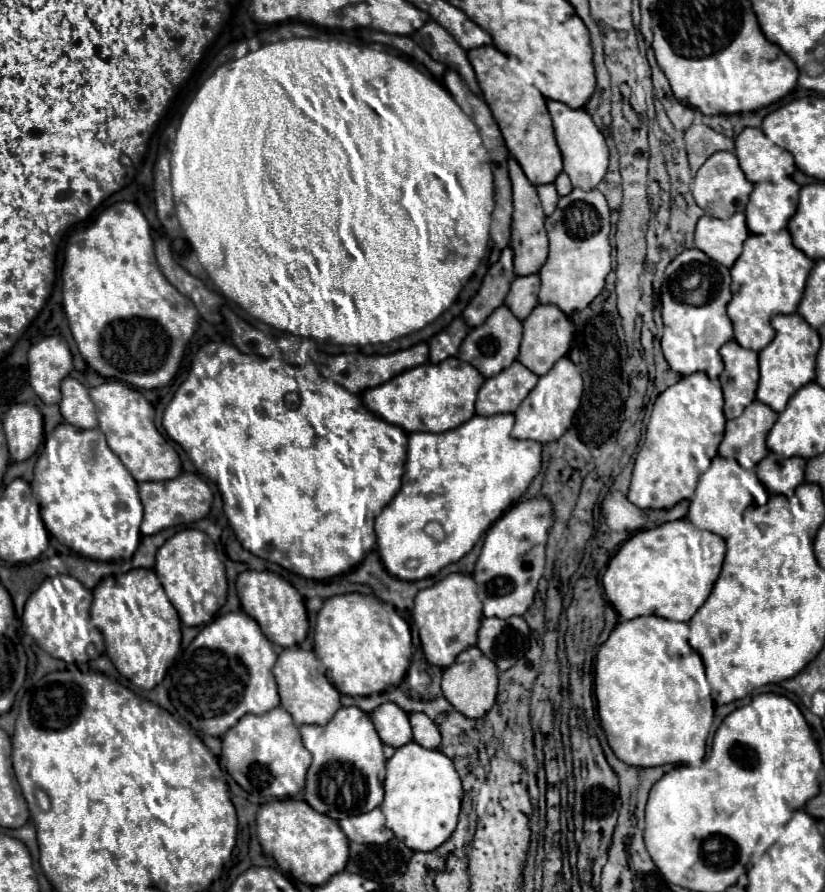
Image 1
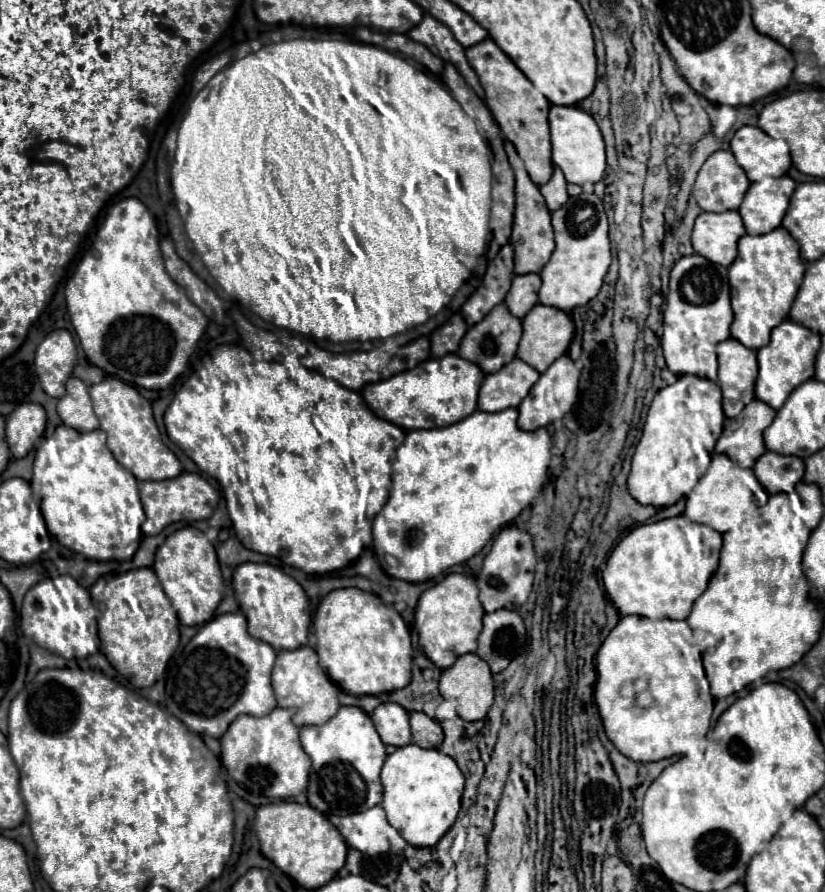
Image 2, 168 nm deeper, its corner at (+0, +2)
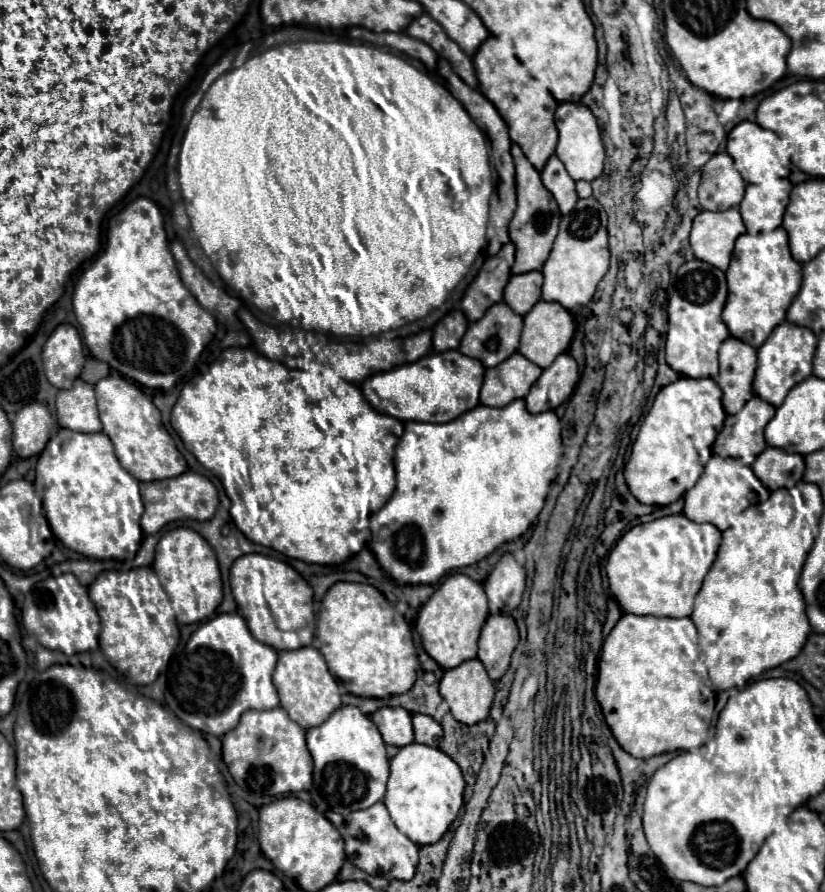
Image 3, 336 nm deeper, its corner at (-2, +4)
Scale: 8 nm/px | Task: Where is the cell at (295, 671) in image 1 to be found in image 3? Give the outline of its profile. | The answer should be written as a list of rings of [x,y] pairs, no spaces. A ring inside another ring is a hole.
[[[300,647],[296,651],[280,651],[272,681],[280,697],[280,707],[284,707],[290,719],[294,719],[304,729],[324,723],[324,719],[328,719],[328,715],[332,715],[332,711],[336,711],[342,705],[338,681],[330,675],[322,653],[314,647]]]

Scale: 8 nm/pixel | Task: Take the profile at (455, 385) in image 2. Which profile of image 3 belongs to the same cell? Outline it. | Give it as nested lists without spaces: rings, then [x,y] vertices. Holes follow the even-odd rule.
[[[460,351],[430,353],[416,363],[378,373],[362,383],[362,393],[370,405],[400,421],[448,423],[478,405],[478,395],[484,379],[484,365],[478,359],[468,359]]]

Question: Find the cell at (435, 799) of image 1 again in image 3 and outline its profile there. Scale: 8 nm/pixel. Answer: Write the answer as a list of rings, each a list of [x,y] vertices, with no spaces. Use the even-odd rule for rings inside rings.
[[[410,743],[390,759],[390,779],[384,805],[398,831],[416,845],[430,845],[440,841],[456,819],[462,807],[464,787],[462,771],[452,757],[436,747]]]

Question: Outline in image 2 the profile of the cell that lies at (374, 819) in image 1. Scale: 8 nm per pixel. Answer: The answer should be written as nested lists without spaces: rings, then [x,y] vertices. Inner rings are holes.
[[[380,805],[346,817],[330,815],[328,819],[340,831],[348,847],[358,849],[360,853],[366,853],[370,857],[390,851],[394,851],[394,855],[402,855],[406,849],[404,839],[388,823],[386,813]]]

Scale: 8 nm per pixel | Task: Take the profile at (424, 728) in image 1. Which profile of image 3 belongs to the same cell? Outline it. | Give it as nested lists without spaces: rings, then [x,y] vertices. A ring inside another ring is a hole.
[[[416,713],[416,715],[412,715],[412,723],[414,723],[416,743],[430,745],[430,747],[438,747],[438,745],[440,745],[442,727],[440,727],[438,721],[434,721],[430,715]]]

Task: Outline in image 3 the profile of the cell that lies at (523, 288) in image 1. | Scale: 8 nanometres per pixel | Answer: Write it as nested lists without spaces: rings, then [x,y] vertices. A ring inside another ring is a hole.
[[[540,271],[512,275],[504,289],[504,301],[518,315],[526,315],[540,301],[540,287],[542,287]]]

